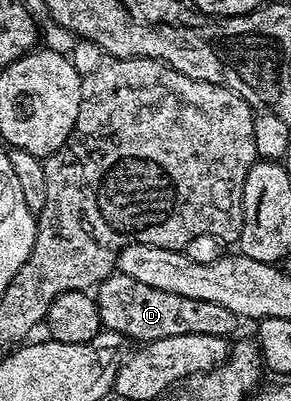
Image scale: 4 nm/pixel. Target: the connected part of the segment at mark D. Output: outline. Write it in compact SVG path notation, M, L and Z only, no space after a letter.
M118 274L106 276L97 286L94 297L99 305L100 325L131 342L173 338L173 334L209 334L224 338L236 335L237 317L225 310L225 306L201 302L197 298L181 298L181 294L169 294L165 290L153 290L153 286L145 286L145 282L135 282L133 278Z

